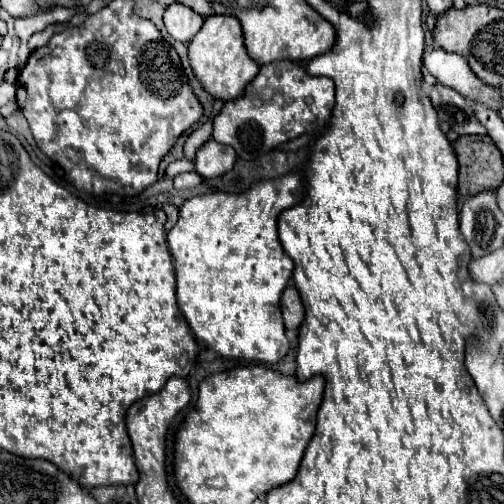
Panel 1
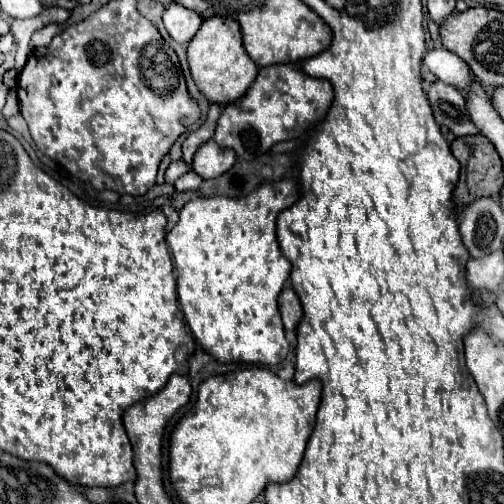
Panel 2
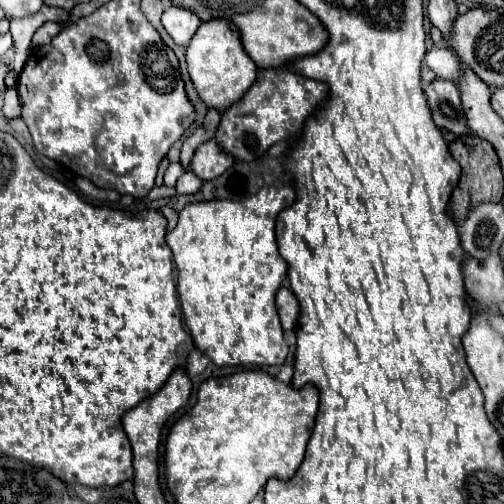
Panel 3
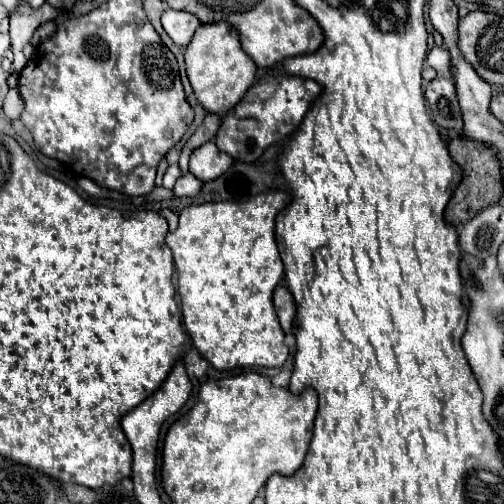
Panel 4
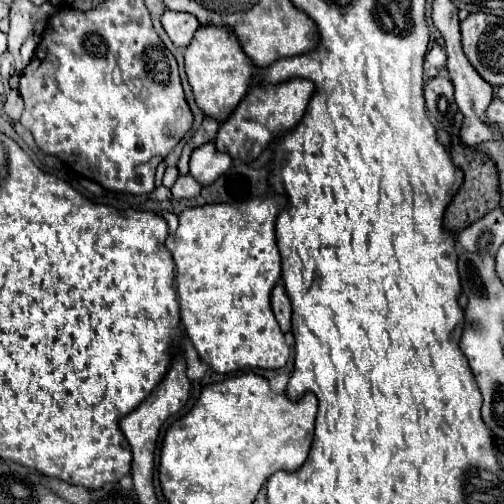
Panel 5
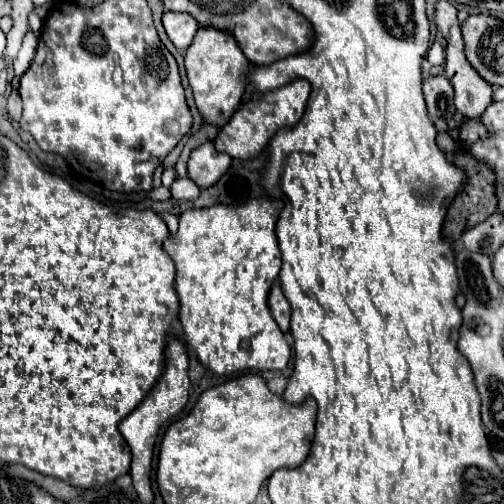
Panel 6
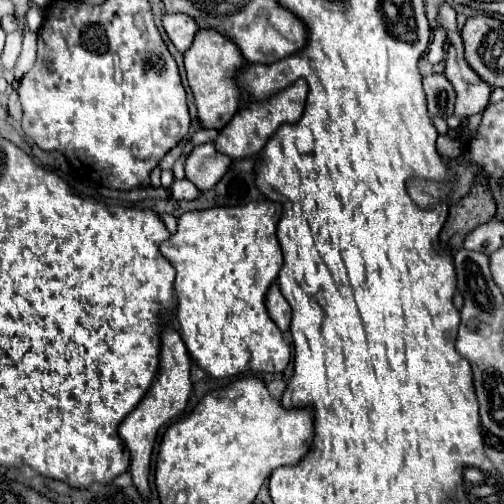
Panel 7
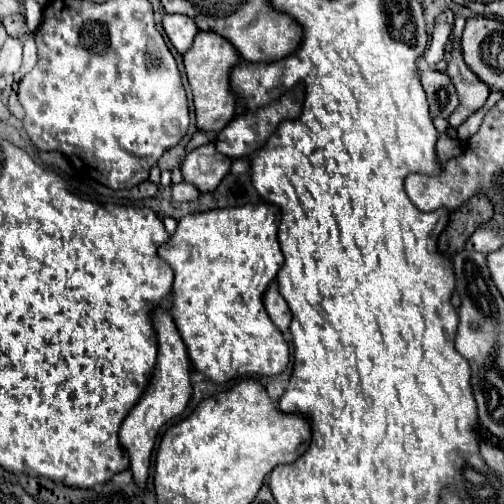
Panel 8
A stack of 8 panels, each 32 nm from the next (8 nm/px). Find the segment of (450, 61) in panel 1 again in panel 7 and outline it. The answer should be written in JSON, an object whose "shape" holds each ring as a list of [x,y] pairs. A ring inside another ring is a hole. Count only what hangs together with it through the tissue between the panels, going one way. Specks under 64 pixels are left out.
{"shape":[[[436,28],[434,40],[432,40],[432,44],[428,48],[428,56],[426,56],[426,60],[430,64],[440,64],[444,60],[444,42],[446,42],[446,34],[442,32],[442,28]]]}

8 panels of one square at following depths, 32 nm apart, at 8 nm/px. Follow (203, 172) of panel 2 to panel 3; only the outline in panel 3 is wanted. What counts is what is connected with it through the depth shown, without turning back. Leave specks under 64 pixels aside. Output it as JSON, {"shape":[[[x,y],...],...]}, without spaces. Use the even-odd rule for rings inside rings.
{"shape":[[[208,140],[202,146],[198,146],[190,162],[190,170],[202,180],[212,180],[222,176],[232,164],[234,156],[230,152],[224,152],[214,140]]]}

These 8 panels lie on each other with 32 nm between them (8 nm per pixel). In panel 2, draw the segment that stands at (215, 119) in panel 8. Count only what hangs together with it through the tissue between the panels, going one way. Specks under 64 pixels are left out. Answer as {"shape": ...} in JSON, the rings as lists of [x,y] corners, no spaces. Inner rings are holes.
{"shape":[[[212,16],[204,20],[200,30],[188,44],[188,62],[192,78],[198,84],[200,92],[216,104],[230,104],[244,96],[258,74],[258,66],[250,60],[242,46],[240,24],[232,18],[222,16]]]}

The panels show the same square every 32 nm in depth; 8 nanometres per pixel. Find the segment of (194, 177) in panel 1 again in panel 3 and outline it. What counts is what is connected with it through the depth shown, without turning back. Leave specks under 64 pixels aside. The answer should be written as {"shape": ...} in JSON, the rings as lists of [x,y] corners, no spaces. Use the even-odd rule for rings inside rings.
{"shape":[[[186,170],[176,182],[176,192],[178,194],[194,194],[200,190],[200,184],[202,184],[202,180],[192,170]]]}

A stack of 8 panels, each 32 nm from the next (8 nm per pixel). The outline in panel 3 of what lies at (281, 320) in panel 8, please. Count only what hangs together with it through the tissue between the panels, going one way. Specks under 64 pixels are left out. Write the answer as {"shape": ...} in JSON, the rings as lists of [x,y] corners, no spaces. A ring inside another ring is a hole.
{"shape":[[[282,286],[278,290],[276,306],[278,306],[280,320],[282,320],[282,328],[284,330],[292,330],[298,318],[296,318],[296,296],[294,296],[294,292],[288,286]]]}

